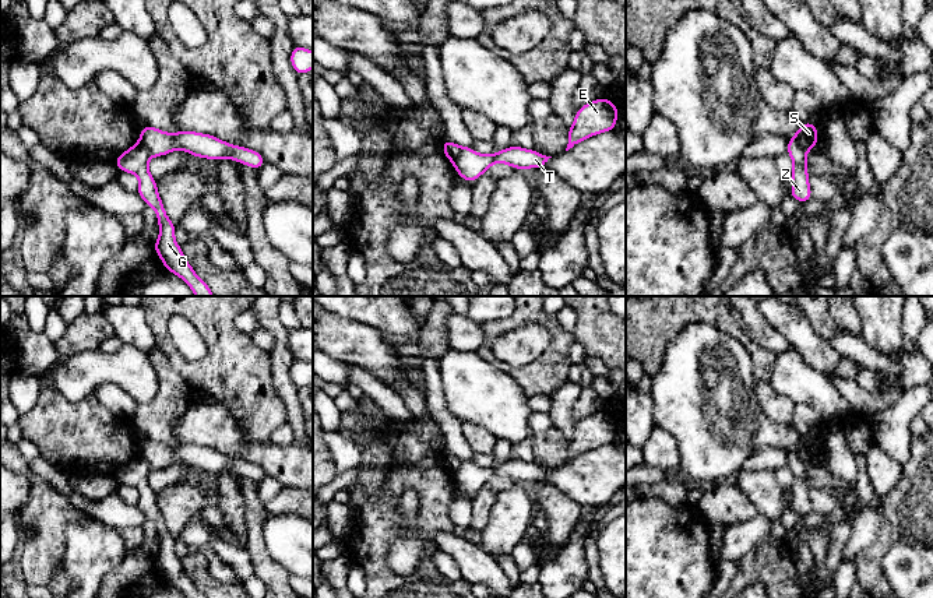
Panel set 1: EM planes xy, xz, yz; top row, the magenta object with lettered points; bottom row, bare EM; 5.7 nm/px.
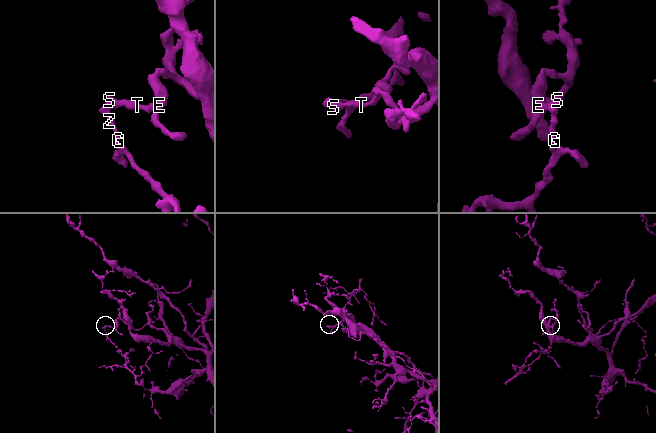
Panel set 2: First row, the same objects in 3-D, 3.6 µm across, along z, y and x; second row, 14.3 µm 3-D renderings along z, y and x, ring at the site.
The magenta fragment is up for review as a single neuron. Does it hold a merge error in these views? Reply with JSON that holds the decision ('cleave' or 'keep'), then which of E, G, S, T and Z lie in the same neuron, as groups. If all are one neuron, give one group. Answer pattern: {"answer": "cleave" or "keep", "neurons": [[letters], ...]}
{"answer": "cleave", "neurons": [["E", "S", "T"], ["G", "Z"]]}

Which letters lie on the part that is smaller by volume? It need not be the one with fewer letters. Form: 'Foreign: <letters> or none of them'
Foreign: G, Z

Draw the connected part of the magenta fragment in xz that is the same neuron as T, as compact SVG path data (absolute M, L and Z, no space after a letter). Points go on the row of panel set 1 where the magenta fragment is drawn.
M518 145L490 155L480 155L469 147L462 147L460 155L453 161L453 166L461 177L472 183L493 163L507 163L515 169L543 169L549 158L552 156Z

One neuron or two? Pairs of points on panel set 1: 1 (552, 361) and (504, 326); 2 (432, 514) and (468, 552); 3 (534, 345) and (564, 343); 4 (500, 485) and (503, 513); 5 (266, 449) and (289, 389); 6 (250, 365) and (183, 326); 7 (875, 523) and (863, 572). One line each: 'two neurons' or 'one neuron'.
1: one neuron
2: two neurons
3: two neurons
4: two neurons
5: two neurons
6: two neurons
7: two neurons

